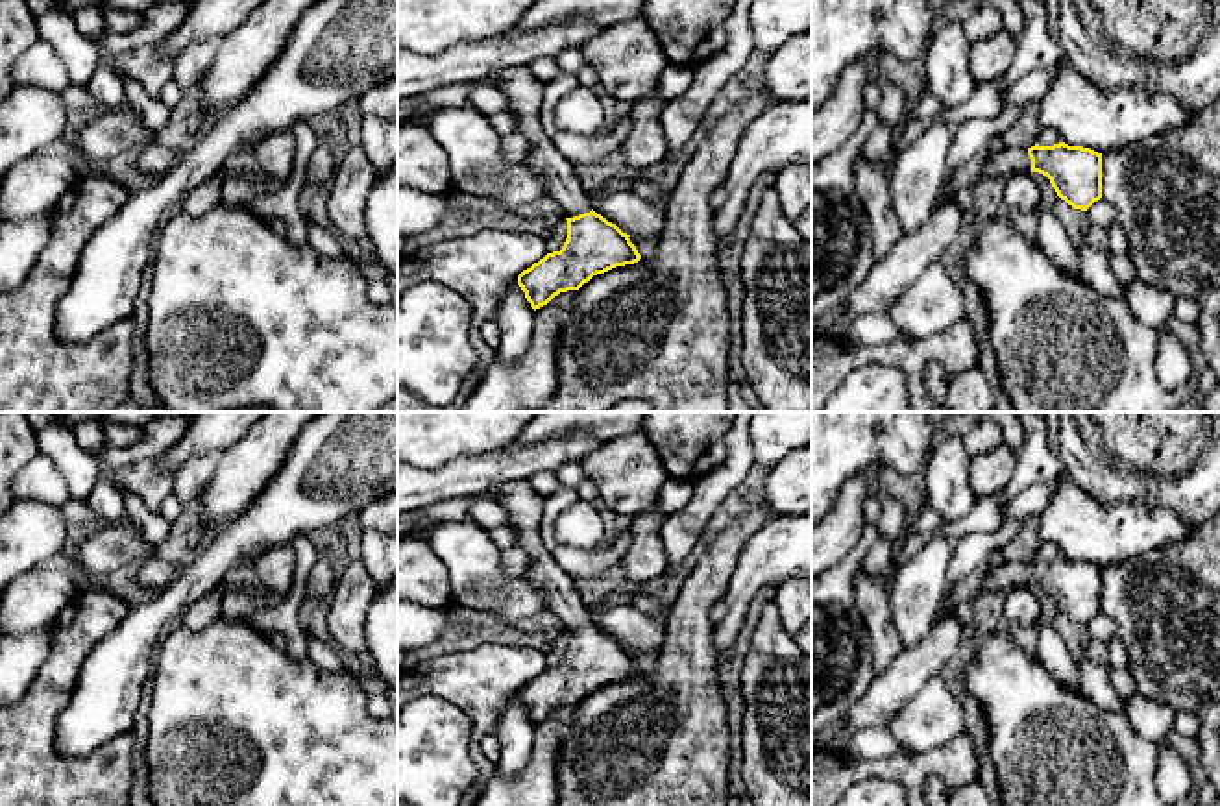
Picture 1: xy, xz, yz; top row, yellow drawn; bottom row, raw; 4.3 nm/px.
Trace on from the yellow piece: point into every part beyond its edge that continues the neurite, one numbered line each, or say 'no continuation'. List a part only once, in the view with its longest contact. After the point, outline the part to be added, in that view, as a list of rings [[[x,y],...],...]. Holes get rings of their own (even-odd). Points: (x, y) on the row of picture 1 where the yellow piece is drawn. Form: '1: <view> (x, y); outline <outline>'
1: xz (524, 91); outline [[[506,67],[494,74],[495,87],[505,94],[508,109],[518,116],[518,133],[529,144],[525,165],[545,179],[545,194],[573,218],[590,213],[593,198],[579,179],[579,168],[564,157],[542,129],[542,100],[545,83],[529,67]]]

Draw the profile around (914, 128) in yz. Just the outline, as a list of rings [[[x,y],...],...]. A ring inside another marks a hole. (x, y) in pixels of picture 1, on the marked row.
[[[909,116],[906,124],[898,128],[895,135],[895,159],[884,165],[884,172],[887,177],[891,177],[900,152],[908,148],[909,144],[913,144],[930,126],[932,122],[921,120],[917,116]]]

